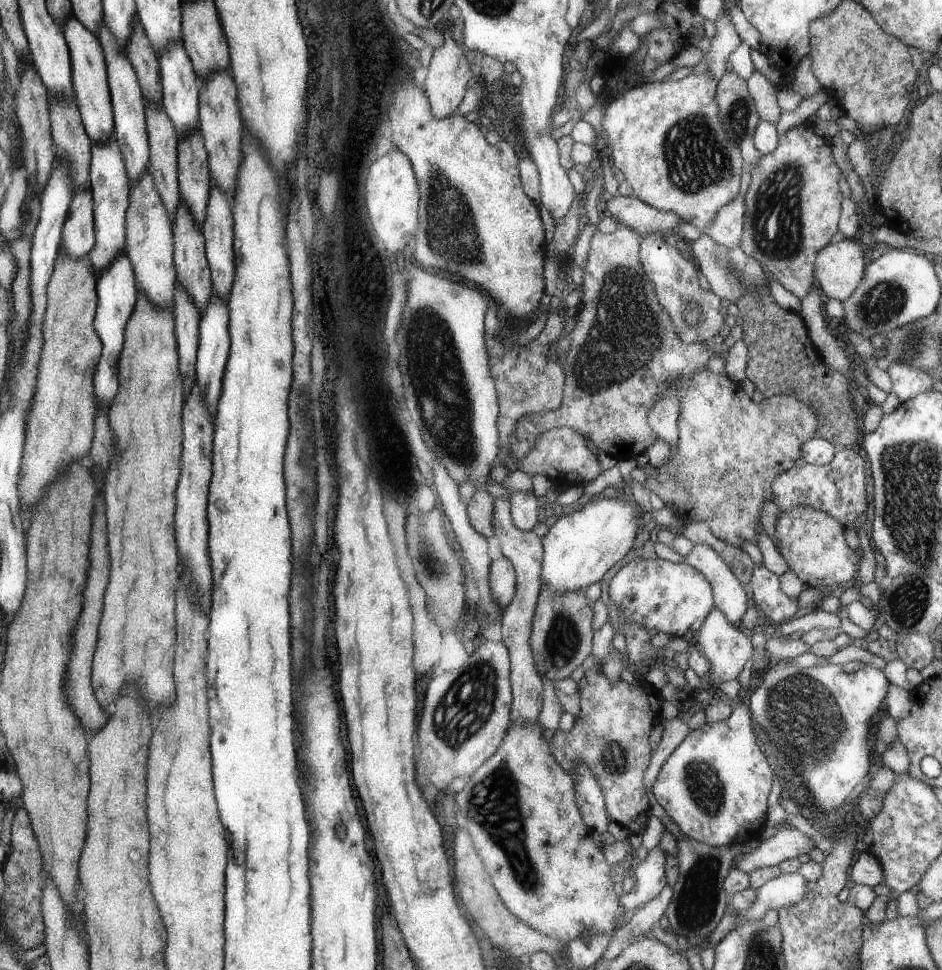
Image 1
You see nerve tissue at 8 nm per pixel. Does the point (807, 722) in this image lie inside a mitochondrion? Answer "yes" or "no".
yes

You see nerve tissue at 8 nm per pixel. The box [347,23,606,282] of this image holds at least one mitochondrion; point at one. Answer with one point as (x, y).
(450, 231)

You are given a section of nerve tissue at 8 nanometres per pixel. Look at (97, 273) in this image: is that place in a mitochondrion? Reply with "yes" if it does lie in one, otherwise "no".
no

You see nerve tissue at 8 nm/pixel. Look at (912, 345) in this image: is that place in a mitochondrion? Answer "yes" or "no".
yes

